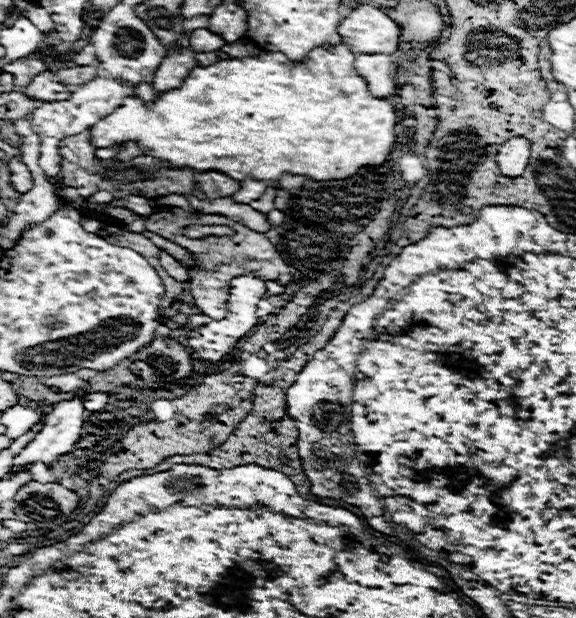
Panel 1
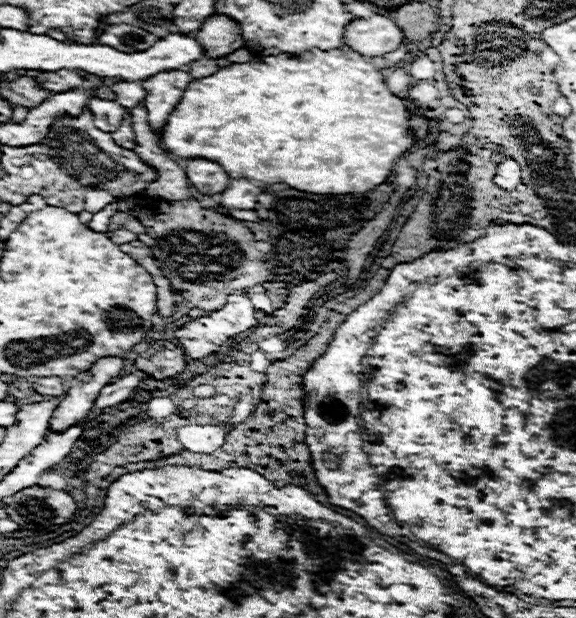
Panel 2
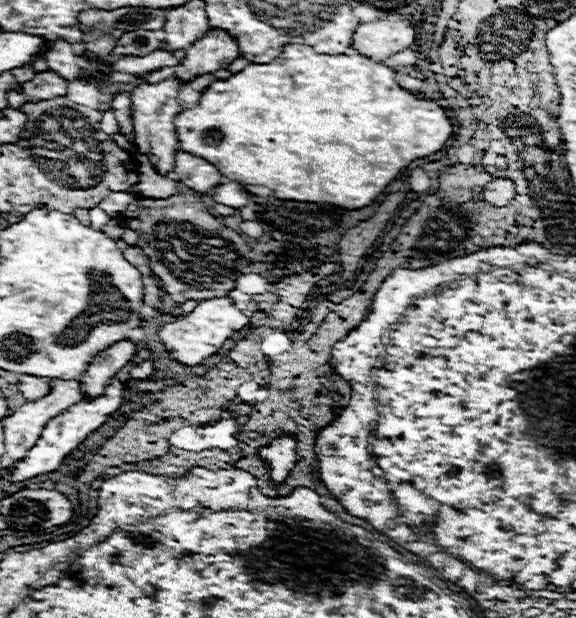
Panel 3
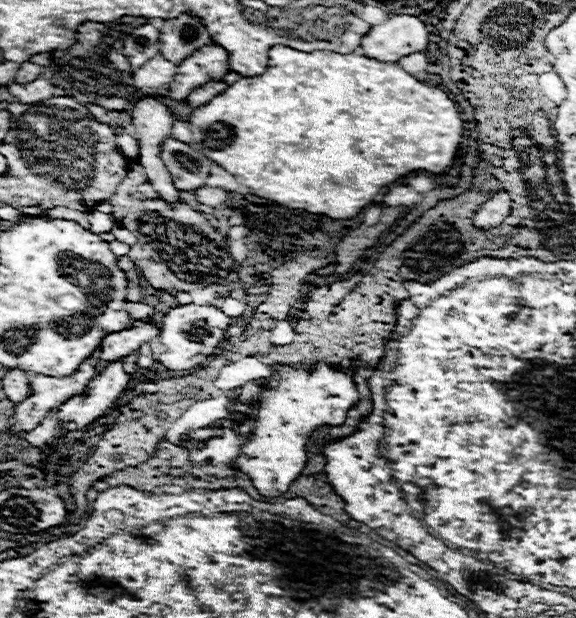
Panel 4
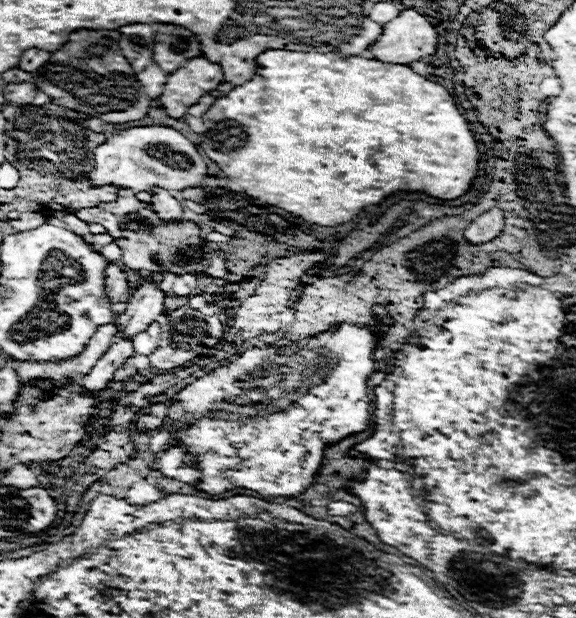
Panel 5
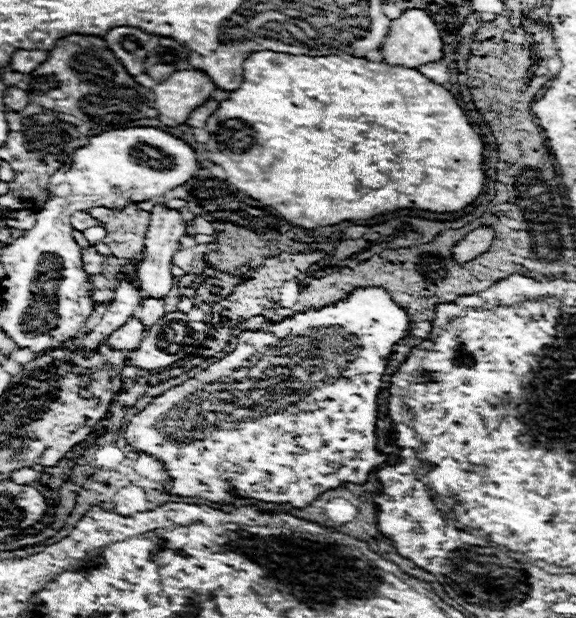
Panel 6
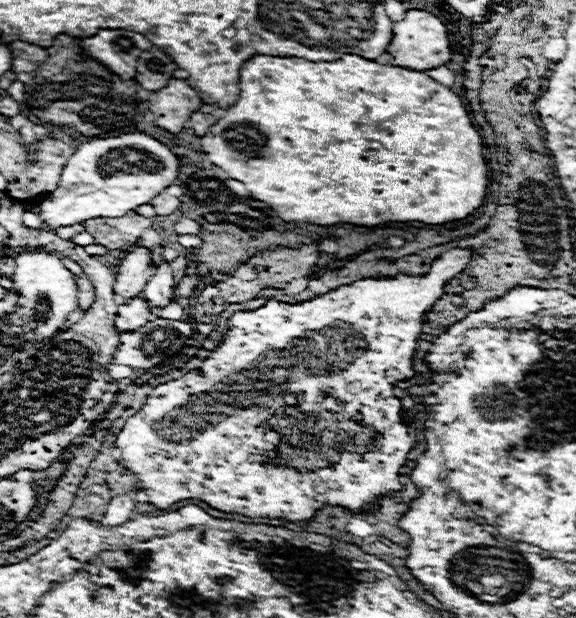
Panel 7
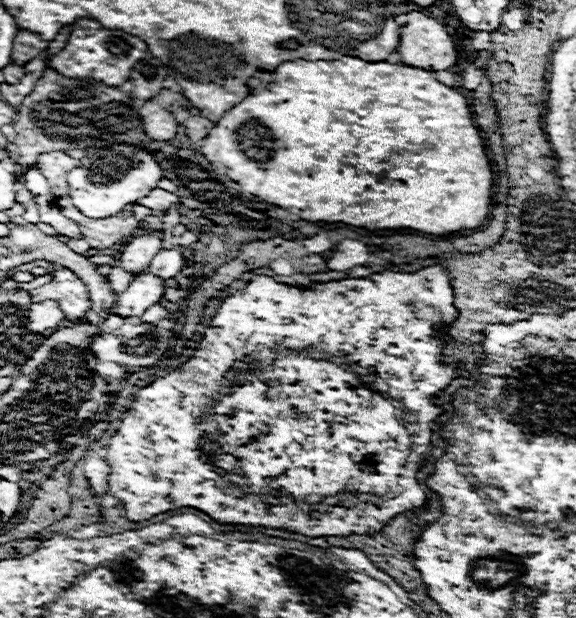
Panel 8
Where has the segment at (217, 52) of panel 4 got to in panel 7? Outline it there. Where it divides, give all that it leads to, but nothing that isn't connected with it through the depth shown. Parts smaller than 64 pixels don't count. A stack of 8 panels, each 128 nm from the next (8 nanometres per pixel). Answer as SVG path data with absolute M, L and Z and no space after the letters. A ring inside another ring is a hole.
M170 78L168 86L152 92L148 98L148 110L154 114L154 124L170 134L184 130L192 112L202 106L198 92L186 84L186 80Z

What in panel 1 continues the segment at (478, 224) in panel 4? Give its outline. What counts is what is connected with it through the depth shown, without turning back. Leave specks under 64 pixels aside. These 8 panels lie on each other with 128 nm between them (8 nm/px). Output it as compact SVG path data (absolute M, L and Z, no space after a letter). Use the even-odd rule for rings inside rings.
M512 138L504 142L496 154L496 164L500 172L508 178L518 178L524 174L530 158L530 144L524 138Z

